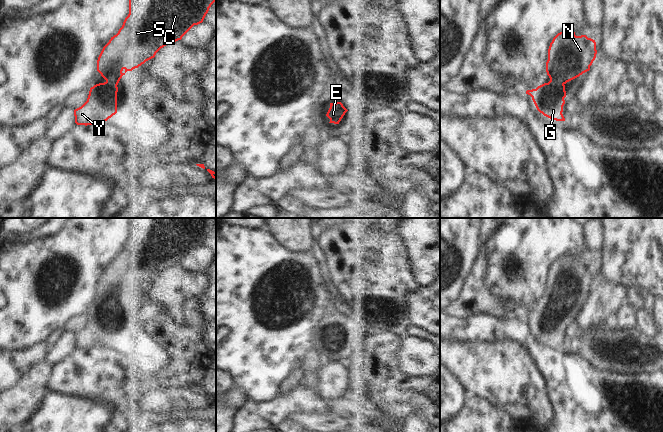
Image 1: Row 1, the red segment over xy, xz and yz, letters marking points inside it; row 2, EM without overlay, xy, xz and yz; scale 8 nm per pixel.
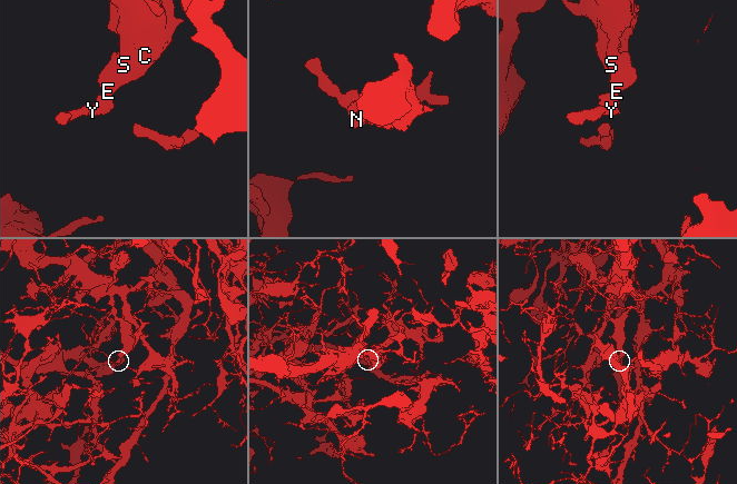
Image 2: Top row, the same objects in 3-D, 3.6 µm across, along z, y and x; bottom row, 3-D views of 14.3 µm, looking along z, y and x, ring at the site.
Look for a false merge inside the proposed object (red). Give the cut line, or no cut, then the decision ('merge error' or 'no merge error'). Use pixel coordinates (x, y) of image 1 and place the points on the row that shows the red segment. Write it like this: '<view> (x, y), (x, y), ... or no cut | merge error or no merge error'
no cut | no merge error

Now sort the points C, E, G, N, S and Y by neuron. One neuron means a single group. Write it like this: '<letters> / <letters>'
C E G N S Y

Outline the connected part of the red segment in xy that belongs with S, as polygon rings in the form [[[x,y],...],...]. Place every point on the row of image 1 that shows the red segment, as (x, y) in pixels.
[[[129,0],[129,14],[118,33],[103,47],[97,71],[106,80],[90,88],[87,101],[74,110],[77,125],[103,123],[117,113],[118,83],[127,71],[155,57],[164,46],[181,40],[194,26],[203,22],[216,0]]]

